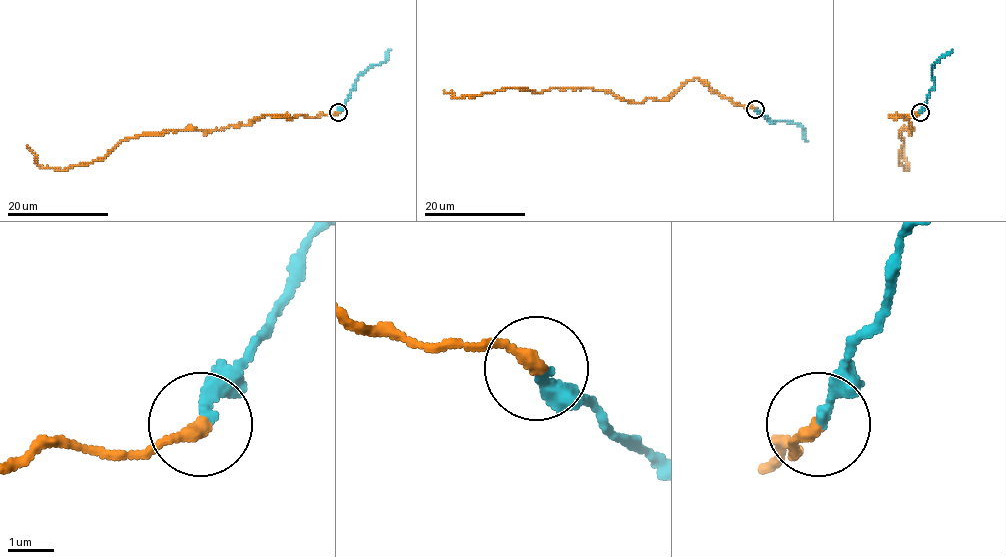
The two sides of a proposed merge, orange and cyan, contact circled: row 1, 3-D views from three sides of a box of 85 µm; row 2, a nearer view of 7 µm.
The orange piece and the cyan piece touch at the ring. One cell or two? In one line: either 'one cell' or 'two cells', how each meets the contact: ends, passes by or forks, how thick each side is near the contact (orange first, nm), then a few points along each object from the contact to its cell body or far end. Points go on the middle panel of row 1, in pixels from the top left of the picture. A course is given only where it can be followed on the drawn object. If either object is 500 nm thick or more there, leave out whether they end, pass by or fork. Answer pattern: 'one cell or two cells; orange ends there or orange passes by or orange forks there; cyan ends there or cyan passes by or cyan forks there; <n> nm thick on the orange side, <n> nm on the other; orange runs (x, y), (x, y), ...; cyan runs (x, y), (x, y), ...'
one cell; orange ends there; cyan ends there; 300 nm thick on the orange side, 260 nm on the other; orange runs (755, 109), (693, 78), (663, 100), (641, 102), (591, 88), (508, 87), (457, 97), (443, 90); cyan runs (755, 110), (771, 124), (776, 120), (798, 124), (807, 141)

